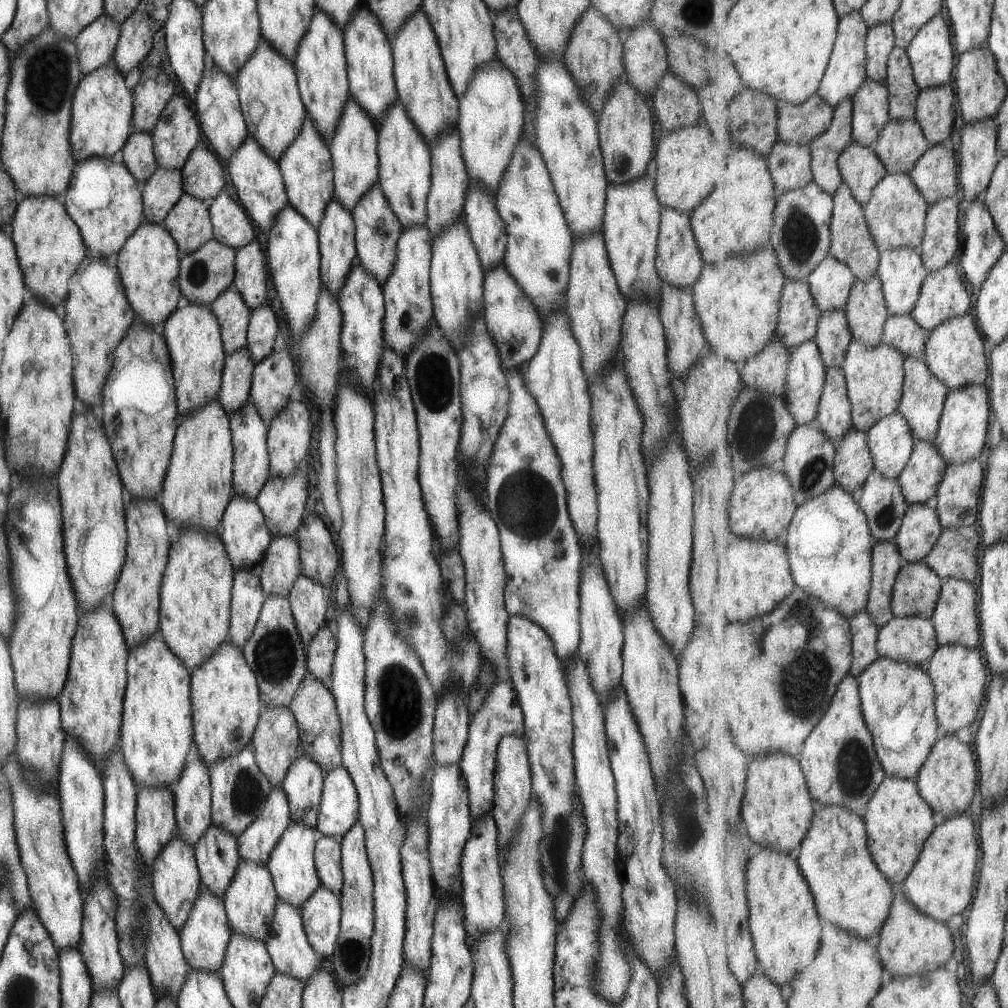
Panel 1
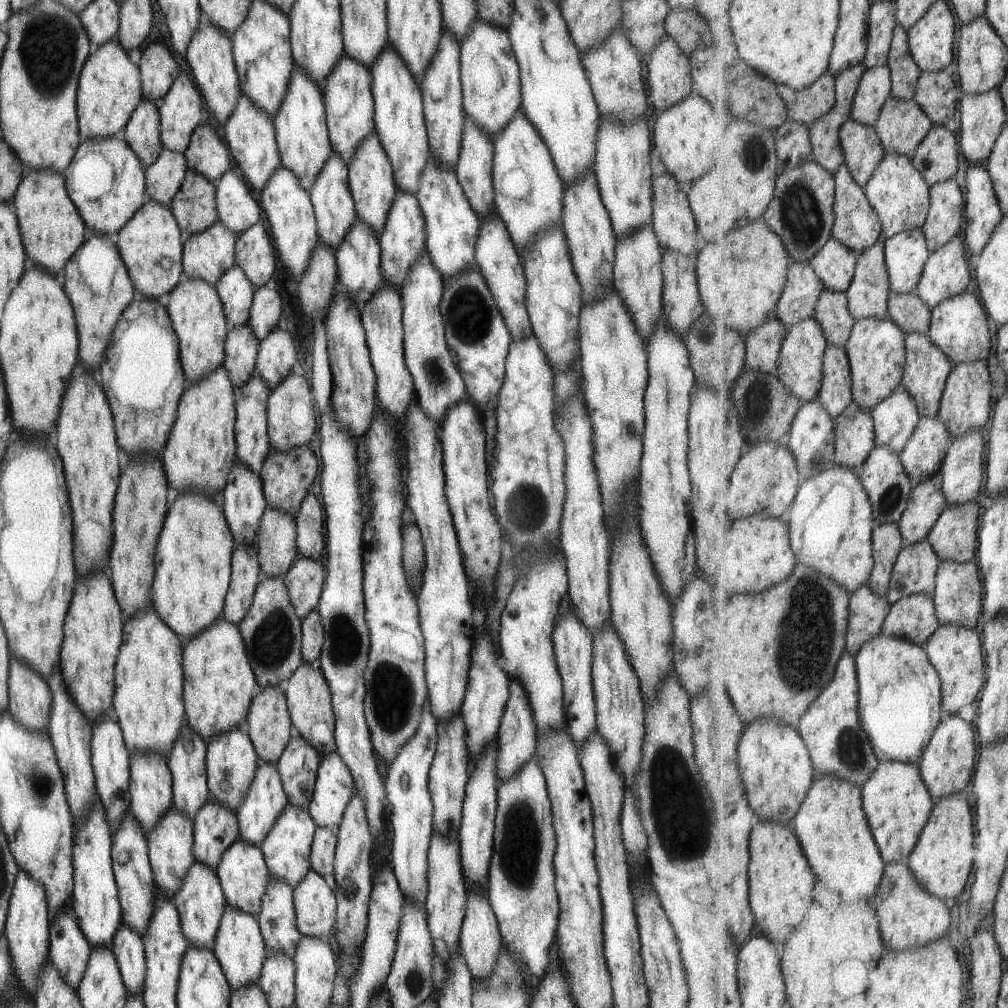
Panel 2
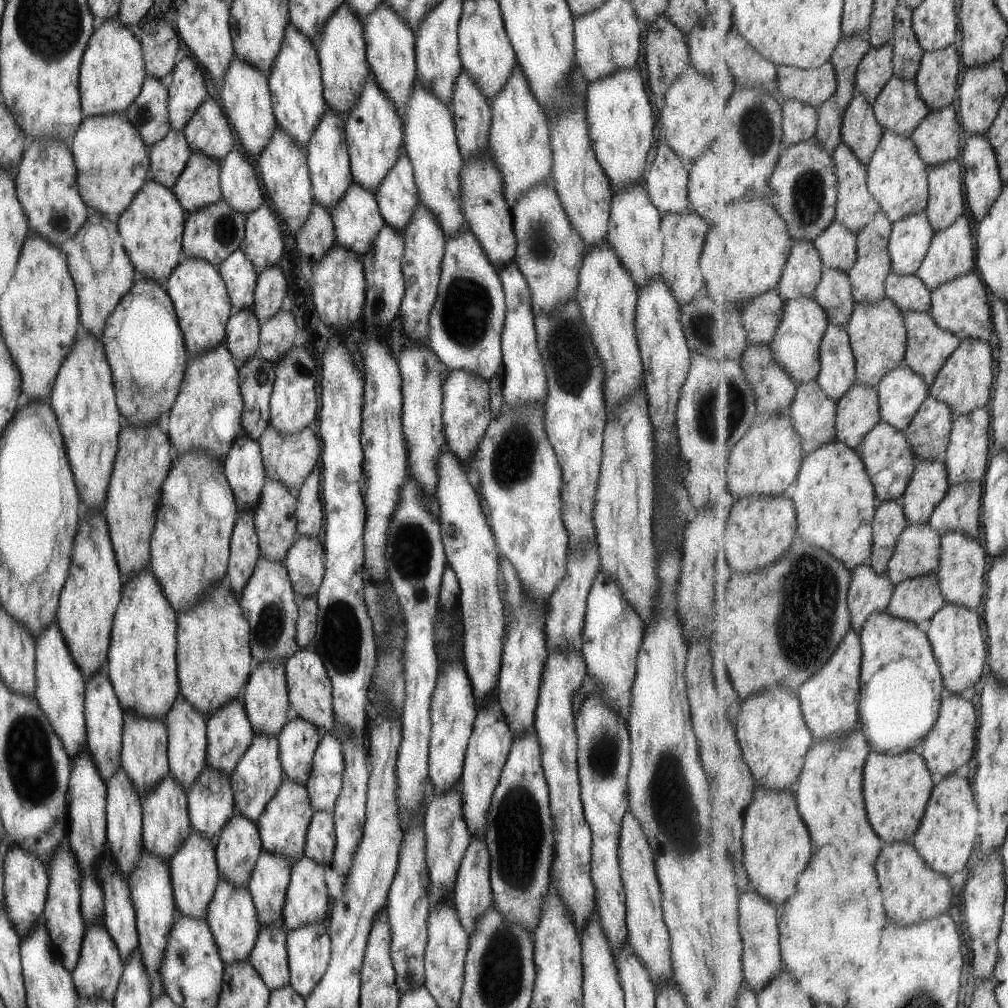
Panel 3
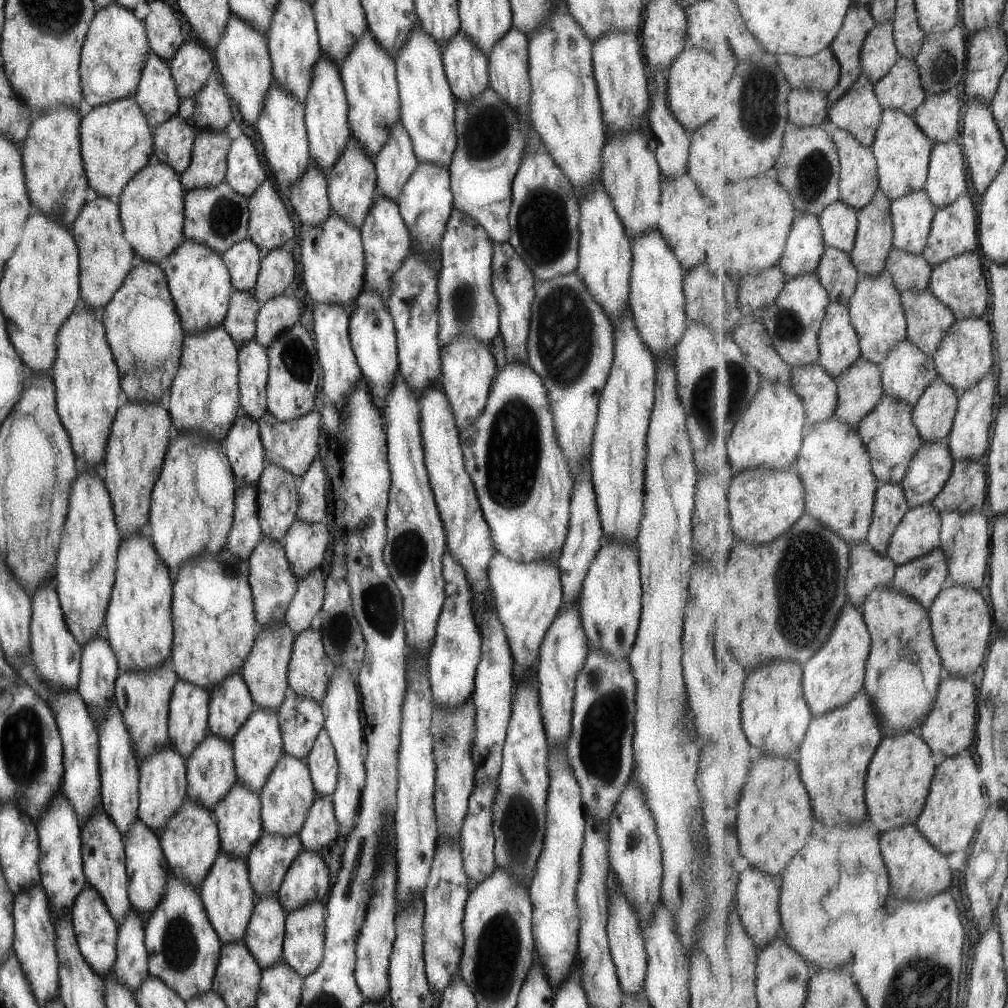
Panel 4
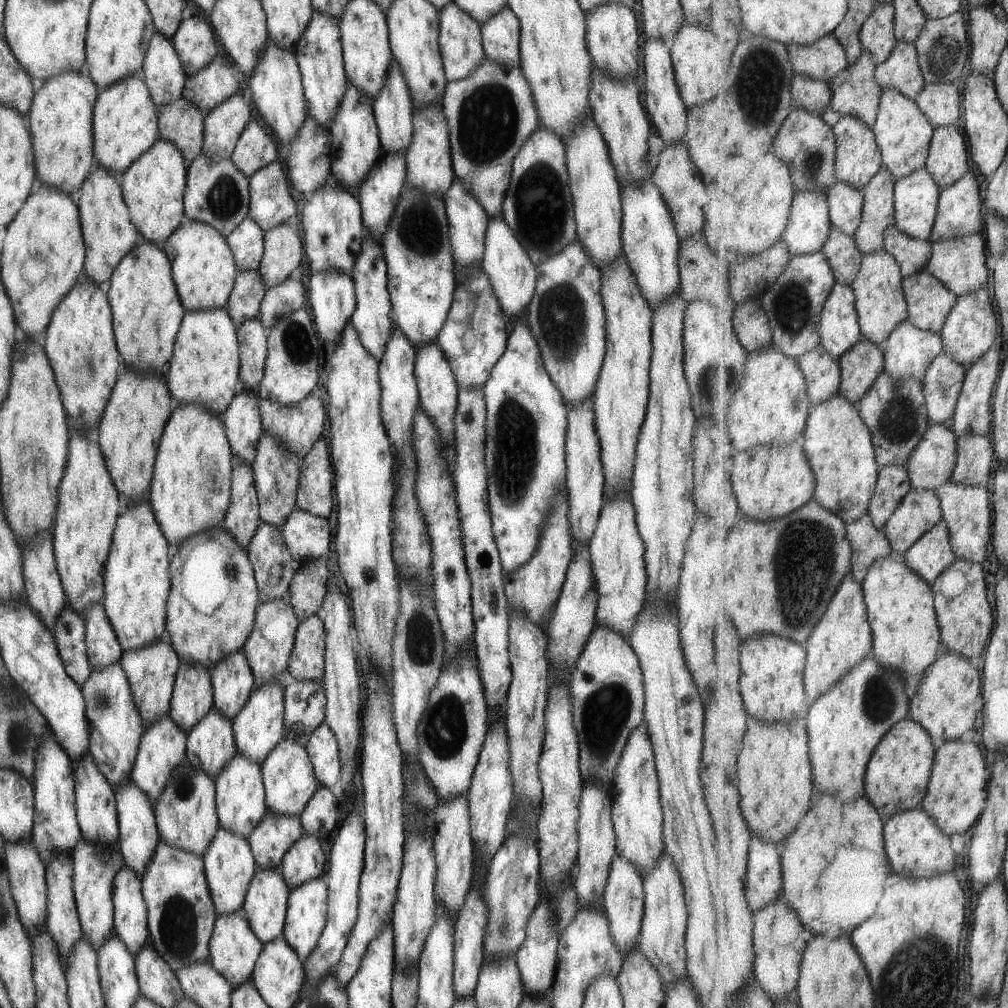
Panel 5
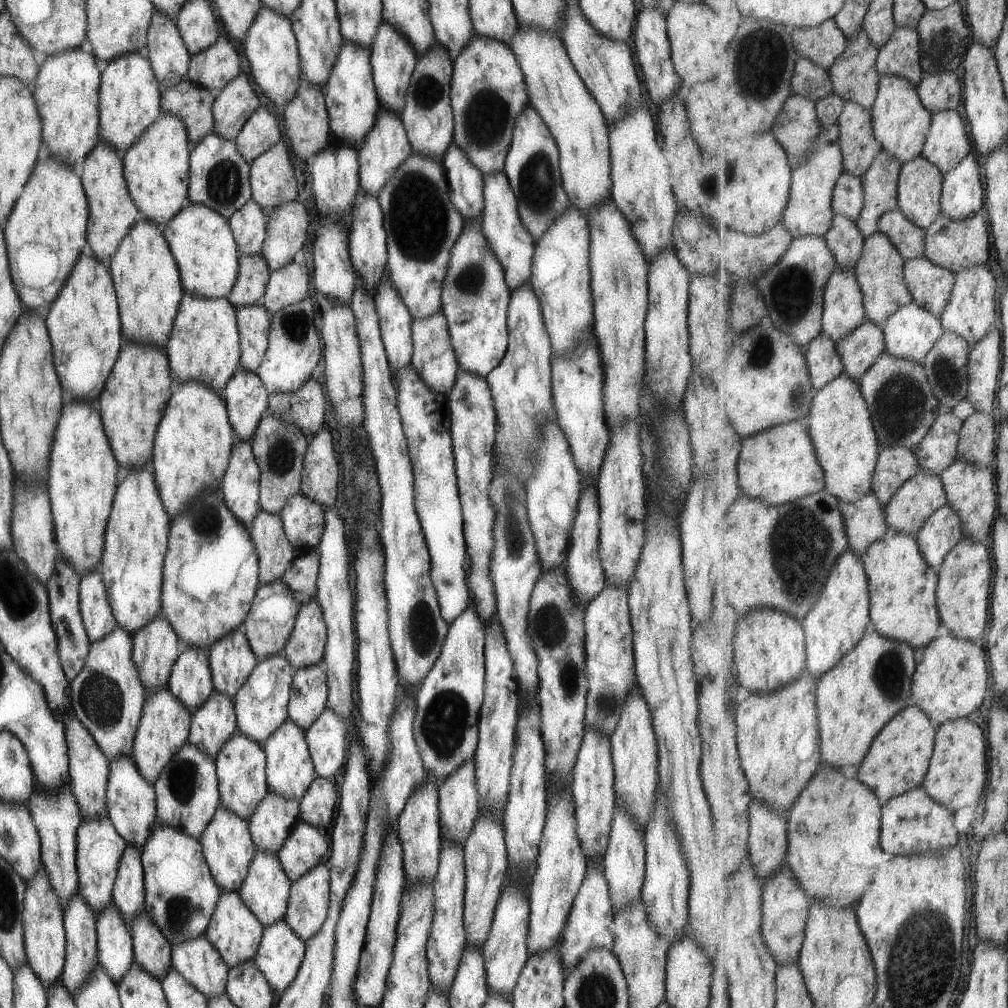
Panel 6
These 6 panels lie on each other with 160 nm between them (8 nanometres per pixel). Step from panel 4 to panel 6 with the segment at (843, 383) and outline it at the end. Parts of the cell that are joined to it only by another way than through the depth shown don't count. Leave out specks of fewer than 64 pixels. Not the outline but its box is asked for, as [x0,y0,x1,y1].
[836,320,886,383]

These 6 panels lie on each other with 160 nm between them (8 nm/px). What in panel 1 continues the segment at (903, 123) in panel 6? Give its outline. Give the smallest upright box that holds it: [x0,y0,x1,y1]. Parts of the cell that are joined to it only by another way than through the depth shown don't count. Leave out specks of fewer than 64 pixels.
[866,173,929,252]

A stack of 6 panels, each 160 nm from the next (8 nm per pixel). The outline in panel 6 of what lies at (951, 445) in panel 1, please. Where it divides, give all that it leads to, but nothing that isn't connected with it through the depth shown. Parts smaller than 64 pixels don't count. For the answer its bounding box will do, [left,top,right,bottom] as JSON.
[942,265,997,347]

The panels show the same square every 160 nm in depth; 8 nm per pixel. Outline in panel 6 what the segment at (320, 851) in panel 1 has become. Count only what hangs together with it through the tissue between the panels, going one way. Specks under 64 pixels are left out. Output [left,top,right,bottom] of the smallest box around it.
[298,778,337,830]

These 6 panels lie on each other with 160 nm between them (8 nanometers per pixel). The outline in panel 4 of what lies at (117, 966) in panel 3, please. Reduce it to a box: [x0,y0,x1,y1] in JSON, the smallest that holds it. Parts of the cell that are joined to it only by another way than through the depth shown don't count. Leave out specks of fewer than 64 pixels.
[70,885,116,975]

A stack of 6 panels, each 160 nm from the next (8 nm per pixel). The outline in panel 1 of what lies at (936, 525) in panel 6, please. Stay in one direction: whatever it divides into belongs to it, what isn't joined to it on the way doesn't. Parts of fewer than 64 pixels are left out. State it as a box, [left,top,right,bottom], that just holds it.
[877,615,940,668]

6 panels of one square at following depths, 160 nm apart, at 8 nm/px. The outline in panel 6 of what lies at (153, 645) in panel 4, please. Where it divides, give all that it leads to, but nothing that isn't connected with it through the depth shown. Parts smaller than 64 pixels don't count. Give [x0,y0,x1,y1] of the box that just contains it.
[96,464,170,634]

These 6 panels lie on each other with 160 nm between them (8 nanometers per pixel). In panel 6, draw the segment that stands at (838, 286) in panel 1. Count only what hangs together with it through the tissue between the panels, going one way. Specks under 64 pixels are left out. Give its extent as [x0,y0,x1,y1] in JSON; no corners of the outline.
[834,171,864,221]

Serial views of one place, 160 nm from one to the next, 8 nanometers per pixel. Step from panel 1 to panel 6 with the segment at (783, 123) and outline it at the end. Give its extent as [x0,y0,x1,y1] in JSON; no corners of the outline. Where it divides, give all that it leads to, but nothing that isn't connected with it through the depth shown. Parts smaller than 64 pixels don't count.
[792,19,849,71]

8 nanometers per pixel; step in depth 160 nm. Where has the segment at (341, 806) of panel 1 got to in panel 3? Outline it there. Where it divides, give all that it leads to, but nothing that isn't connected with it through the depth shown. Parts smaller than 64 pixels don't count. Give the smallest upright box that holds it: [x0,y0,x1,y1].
[304,733,344,813]

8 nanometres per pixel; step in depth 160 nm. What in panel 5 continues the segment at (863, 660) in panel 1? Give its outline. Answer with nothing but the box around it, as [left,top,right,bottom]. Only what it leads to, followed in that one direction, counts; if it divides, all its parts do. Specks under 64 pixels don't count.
[846,514,895,583]

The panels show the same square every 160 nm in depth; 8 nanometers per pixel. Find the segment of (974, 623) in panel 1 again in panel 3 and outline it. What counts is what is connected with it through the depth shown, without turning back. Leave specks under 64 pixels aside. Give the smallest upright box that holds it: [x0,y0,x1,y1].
[936,531,988,611]

